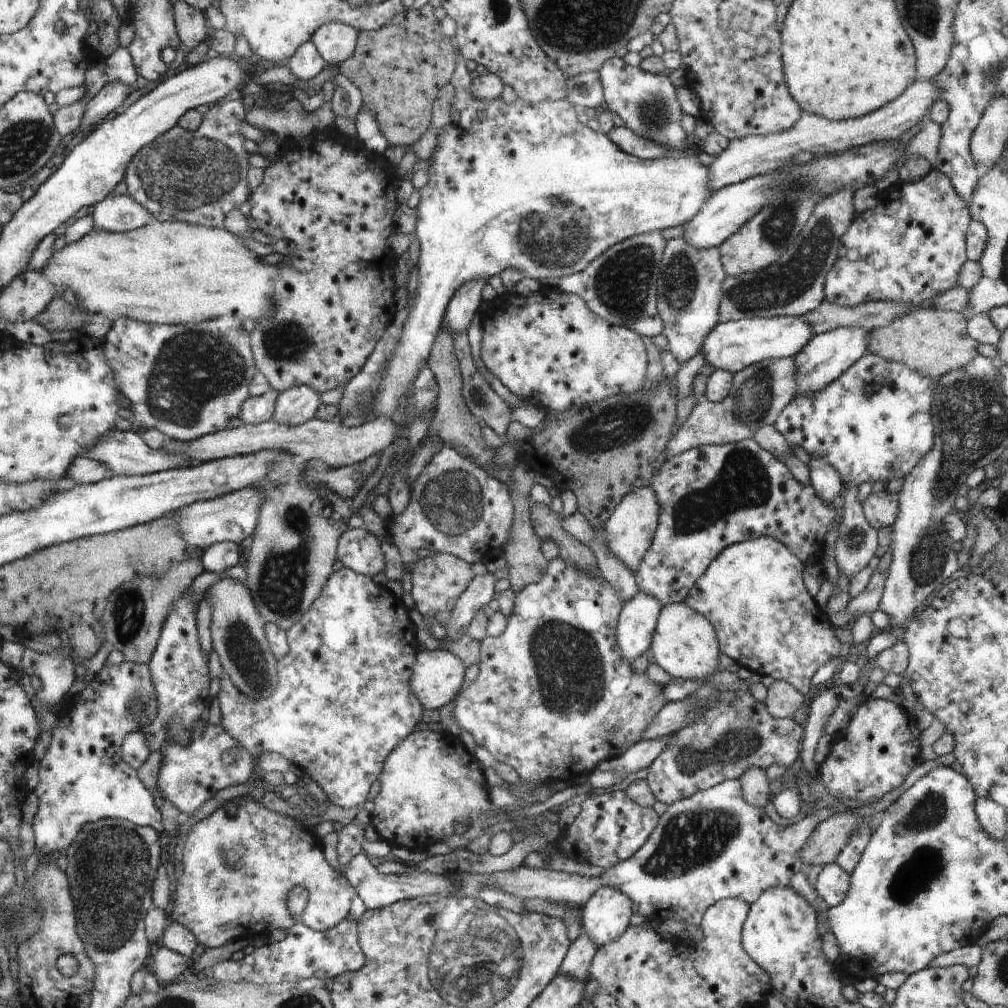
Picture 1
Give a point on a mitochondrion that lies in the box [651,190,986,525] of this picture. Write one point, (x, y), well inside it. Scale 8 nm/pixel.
(794, 276)

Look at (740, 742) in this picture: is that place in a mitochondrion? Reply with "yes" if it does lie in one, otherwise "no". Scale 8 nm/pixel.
yes

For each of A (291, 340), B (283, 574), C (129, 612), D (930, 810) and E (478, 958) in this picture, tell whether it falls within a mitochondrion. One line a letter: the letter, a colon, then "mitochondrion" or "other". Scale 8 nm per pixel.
A: mitochondrion
B: mitochondrion
C: mitochondrion
D: mitochondrion
E: mitochondrion

